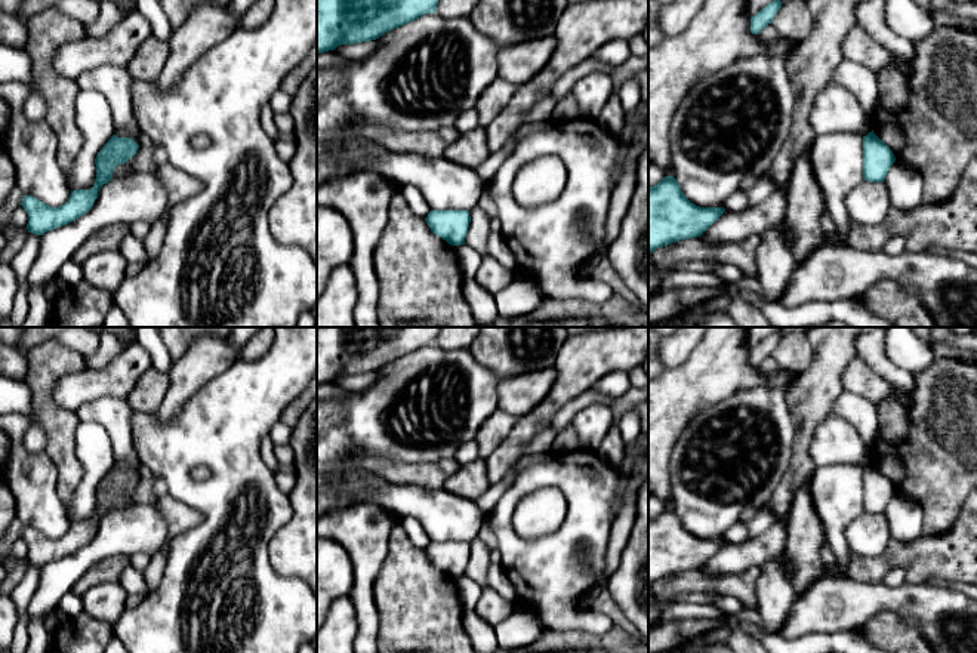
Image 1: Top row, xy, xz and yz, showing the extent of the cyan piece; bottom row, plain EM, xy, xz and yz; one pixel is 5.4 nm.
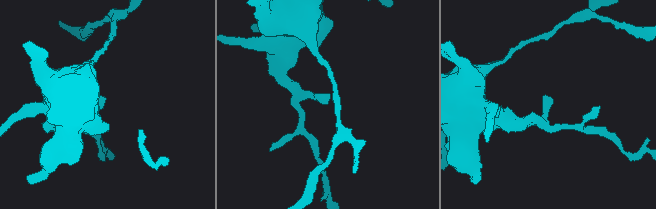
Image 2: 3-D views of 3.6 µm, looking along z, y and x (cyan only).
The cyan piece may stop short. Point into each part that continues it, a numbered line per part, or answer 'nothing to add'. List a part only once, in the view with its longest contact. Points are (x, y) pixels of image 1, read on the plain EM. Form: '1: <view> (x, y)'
nothing to add

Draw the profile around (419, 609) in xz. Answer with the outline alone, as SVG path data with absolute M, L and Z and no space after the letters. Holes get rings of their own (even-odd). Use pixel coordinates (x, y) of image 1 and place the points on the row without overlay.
M398 523L389 552L373 585L379 613L377 653L475 653L463 628L463 606L454 577L435 567L425 549L407 539Z

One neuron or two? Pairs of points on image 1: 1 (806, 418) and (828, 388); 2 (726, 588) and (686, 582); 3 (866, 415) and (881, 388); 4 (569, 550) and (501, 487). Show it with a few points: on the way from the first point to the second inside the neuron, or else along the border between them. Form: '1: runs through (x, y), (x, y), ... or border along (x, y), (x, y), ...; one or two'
1: runs through (807, 410), (820, 396); one
2: runs through (715, 584), (696, 582); one
3: border along (844, 390), (862, 394), (877, 404); two
4: border along (515, 480), (487, 514); two

